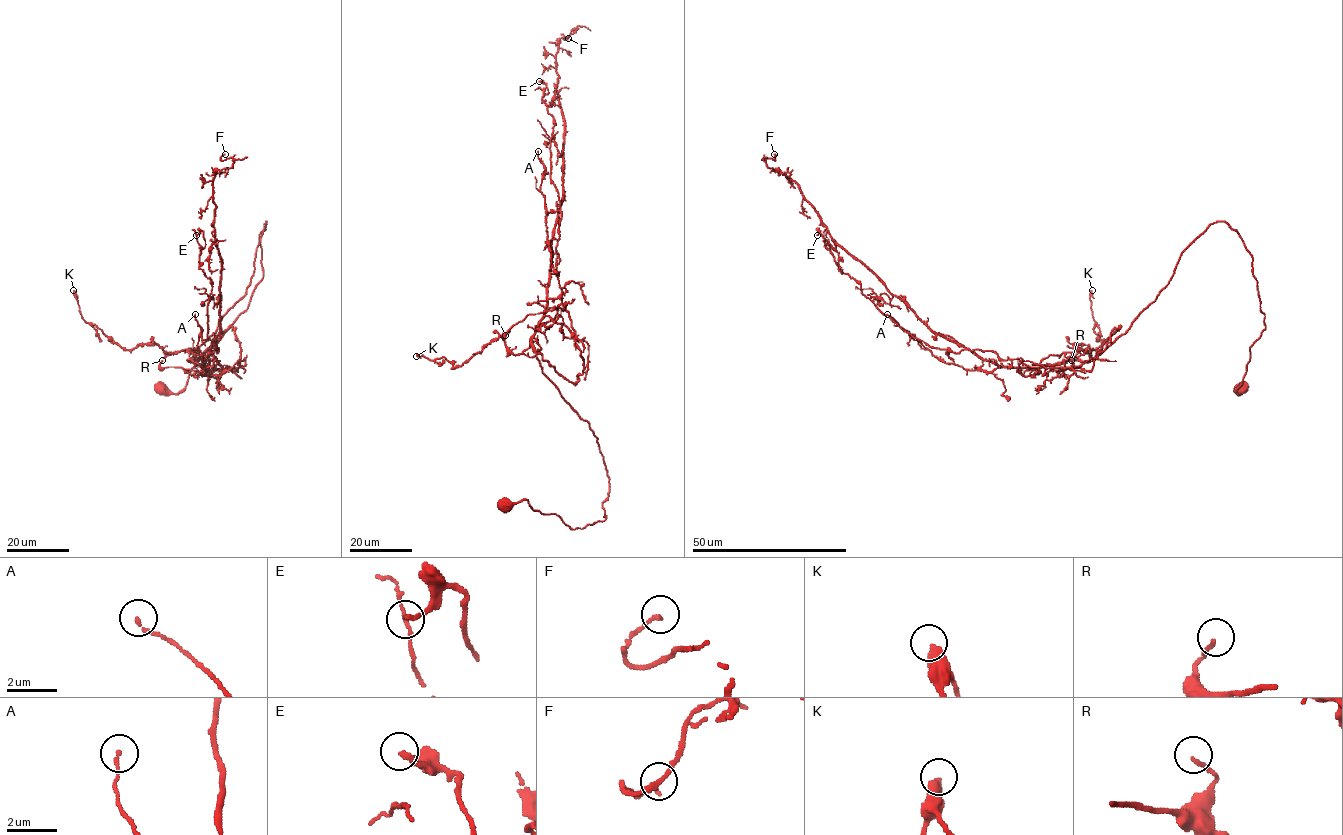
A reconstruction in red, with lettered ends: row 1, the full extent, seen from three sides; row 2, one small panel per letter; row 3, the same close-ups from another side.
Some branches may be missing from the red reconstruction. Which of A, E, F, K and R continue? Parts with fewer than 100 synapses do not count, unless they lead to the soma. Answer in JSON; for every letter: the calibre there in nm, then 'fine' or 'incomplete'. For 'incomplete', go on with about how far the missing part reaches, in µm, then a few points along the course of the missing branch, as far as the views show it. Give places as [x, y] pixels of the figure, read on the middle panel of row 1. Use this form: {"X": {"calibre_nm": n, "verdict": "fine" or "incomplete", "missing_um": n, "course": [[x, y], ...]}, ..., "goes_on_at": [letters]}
{"A": {"calibre_nm": 140, "verdict": "fine"}, "E": {"calibre_nm": 190, "verdict": "fine"}, "F": {"calibre_nm": 160, "verdict": "fine"}, "K": {"calibre_nm": 460, "verdict": "fine"}, "R": {"calibre_nm": 150, "verdict": "fine"}, "goes_on_at": []}

